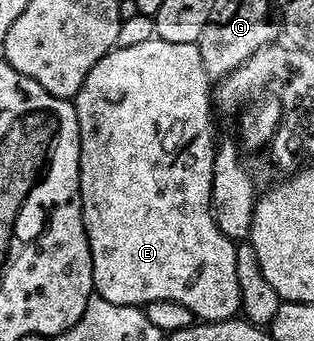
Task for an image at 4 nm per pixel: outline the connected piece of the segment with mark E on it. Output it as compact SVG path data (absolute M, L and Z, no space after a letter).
M156 39L149 43L136 43L134 47L116 47L92 67L85 83L81 83L79 94L73 98L79 128L79 194L83 204L83 226L87 232L93 263L94 292L109 303L146 307L157 299L169 299L173 303L189 307L189 311L193 311L193 315L200 322L229 321L240 312L236 242L229 240L221 227L217 227L211 210L217 137L211 134L213 81L211 85L207 65L208 62L201 55L196 43L169 43Z

